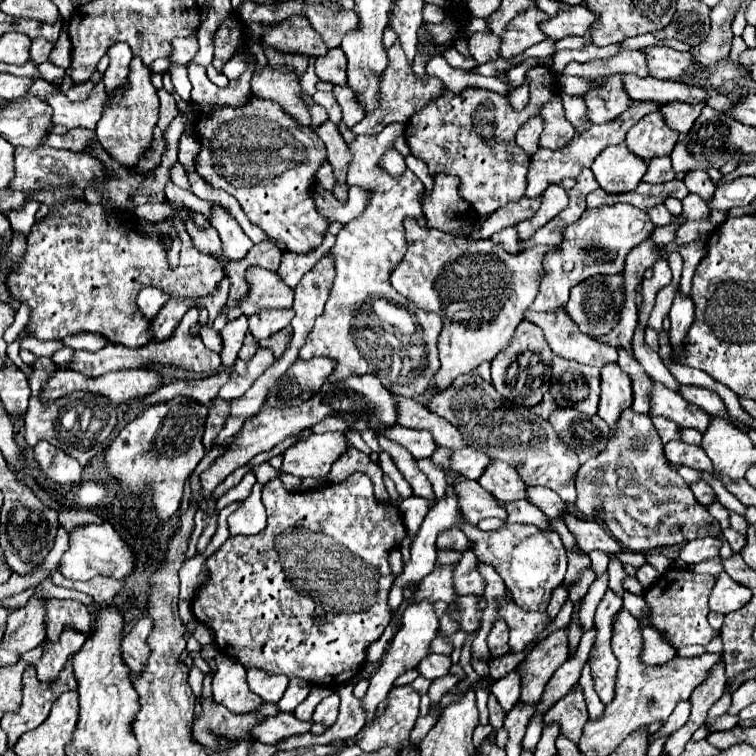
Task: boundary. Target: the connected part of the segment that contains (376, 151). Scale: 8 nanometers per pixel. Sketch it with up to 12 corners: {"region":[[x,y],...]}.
{"region":[[404,123],[358,135],[366,209],[330,251],[336,279],[302,359],[420,399],[442,319],[390,285],[422,181],[380,157]]}

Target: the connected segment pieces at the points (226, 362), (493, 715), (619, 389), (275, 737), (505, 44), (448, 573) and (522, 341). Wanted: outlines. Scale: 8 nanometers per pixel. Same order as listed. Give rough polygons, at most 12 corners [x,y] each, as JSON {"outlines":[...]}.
{"outlines":[[[248,317],[222,329],[222,365],[232,367],[248,331]],[[489,695],[489,724],[494,731],[502,728],[504,709]],[[614,363],[600,369],[598,415],[616,431],[632,407],[632,379]],[[280,713],[252,727],[256,741],[274,745],[308,733],[312,721]],[[536,7],[518,13],[500,37],[500,57],[510,59],[540,43],[548,15]],[[452,567],[436,569],[418,583],[414,603],[458,601],[452,587]],[[522,321],[492,361],[496,391],[534,407],[548,391],[552,351]]]}

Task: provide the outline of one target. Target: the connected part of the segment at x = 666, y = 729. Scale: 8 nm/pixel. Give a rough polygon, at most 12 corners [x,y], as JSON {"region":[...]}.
{"region":[[678,703],[668,721],[650,737],[672,735],[688,721],[690,703]]}

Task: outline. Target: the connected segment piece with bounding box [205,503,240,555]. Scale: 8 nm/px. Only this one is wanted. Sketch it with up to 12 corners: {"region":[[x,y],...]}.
{"region":[[232,503],[220,511],[216,532],[205,550],[207,555],[217,551],[229,538],[226,519],[240,503]]}

